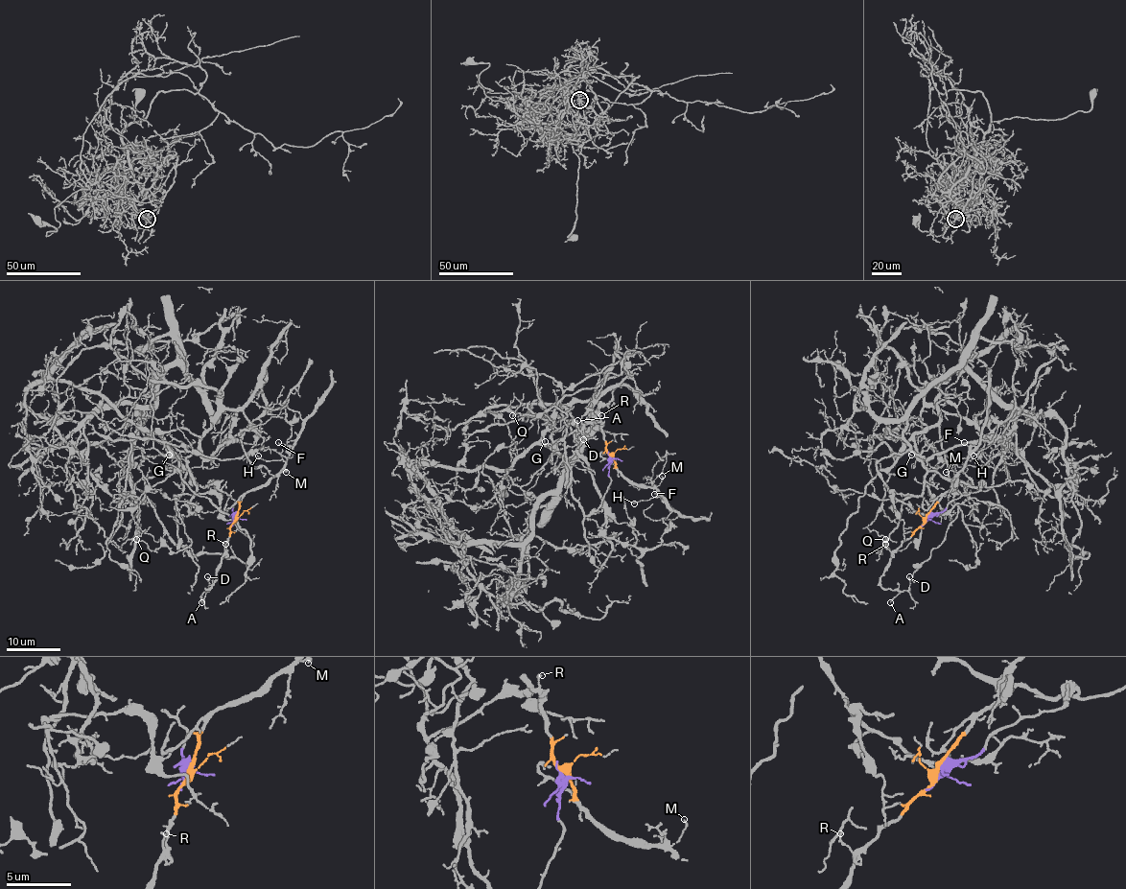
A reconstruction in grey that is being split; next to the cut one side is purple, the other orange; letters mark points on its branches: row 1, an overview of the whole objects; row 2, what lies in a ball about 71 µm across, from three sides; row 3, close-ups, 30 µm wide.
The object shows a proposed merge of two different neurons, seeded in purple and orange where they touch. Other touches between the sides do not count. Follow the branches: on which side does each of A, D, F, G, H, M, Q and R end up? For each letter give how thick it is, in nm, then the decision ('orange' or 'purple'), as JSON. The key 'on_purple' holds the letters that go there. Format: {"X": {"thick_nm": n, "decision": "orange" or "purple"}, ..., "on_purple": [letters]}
{"A": {"thick_nm": 110, "decision": "orange"}, "D": {"thick_nm": 140, "decision": "orange"}, "F": {"thick_nm": 100, "decision": "orange"}, "G": {"thick_nm": 120, "decision": "purple"}, "H": {"thick_nm": 90, "decision": "orange"}, "M": {"thick_nm": 100, "decision": "orange"}, "Q": {"thick_nm": 120, "decision": "purple"}, "R": {"thick_nm": 140, "decision": "orange"}, "on_purple": ["G", "Q"]}

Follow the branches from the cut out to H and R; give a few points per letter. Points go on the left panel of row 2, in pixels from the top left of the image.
H: (234, 519), (238, 502), (249, 491), (264, 485), (285, 465), (282, 459), (266, 460), (257, 456)
R: (234, 519), (226, 544)

